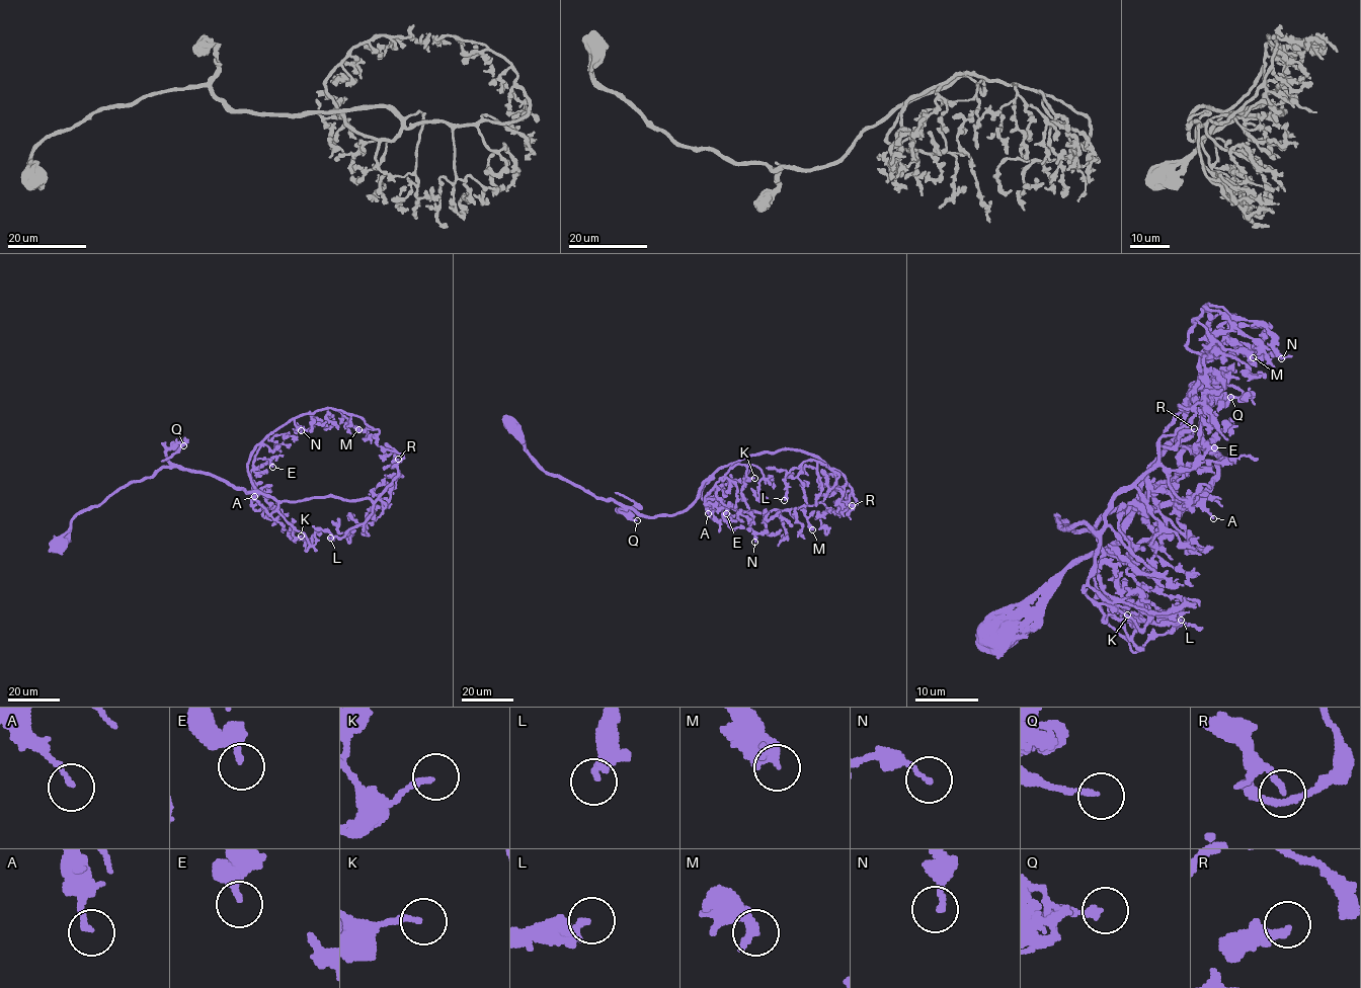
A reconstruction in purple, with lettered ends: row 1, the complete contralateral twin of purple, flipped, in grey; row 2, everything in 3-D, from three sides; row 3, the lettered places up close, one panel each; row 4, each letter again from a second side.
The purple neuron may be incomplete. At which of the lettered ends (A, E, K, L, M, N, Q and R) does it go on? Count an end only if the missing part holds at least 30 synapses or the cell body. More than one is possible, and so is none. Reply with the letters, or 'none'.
K

